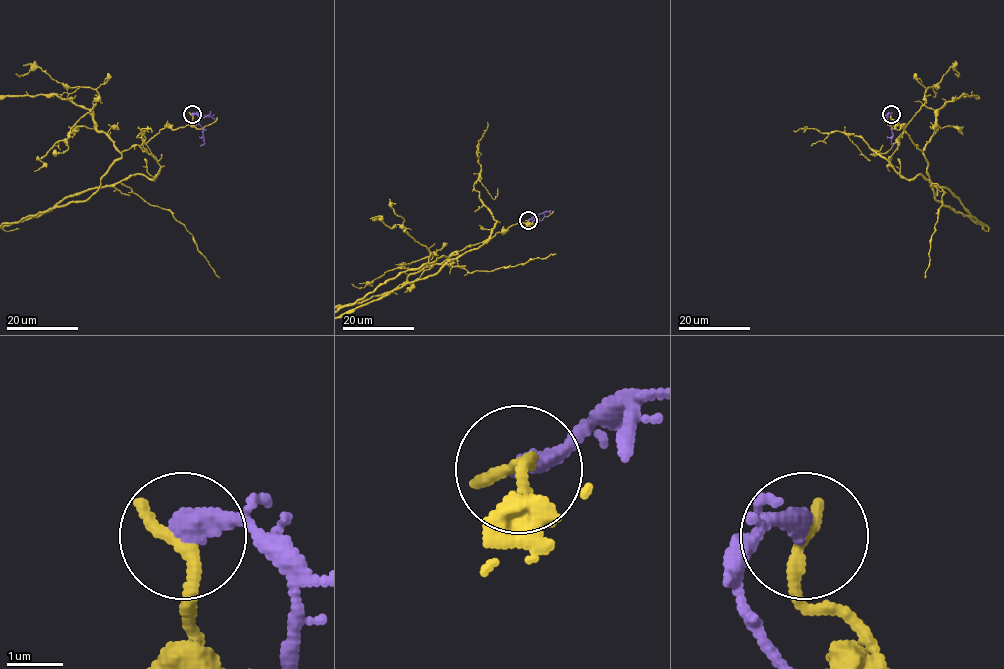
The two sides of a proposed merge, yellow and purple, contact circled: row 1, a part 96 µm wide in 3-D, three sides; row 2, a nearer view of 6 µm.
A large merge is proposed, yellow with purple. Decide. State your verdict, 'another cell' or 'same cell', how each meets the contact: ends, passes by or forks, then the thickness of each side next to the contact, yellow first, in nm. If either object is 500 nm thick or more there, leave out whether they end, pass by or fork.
another cell | yellow ends | purple ends | 280/400 nm

